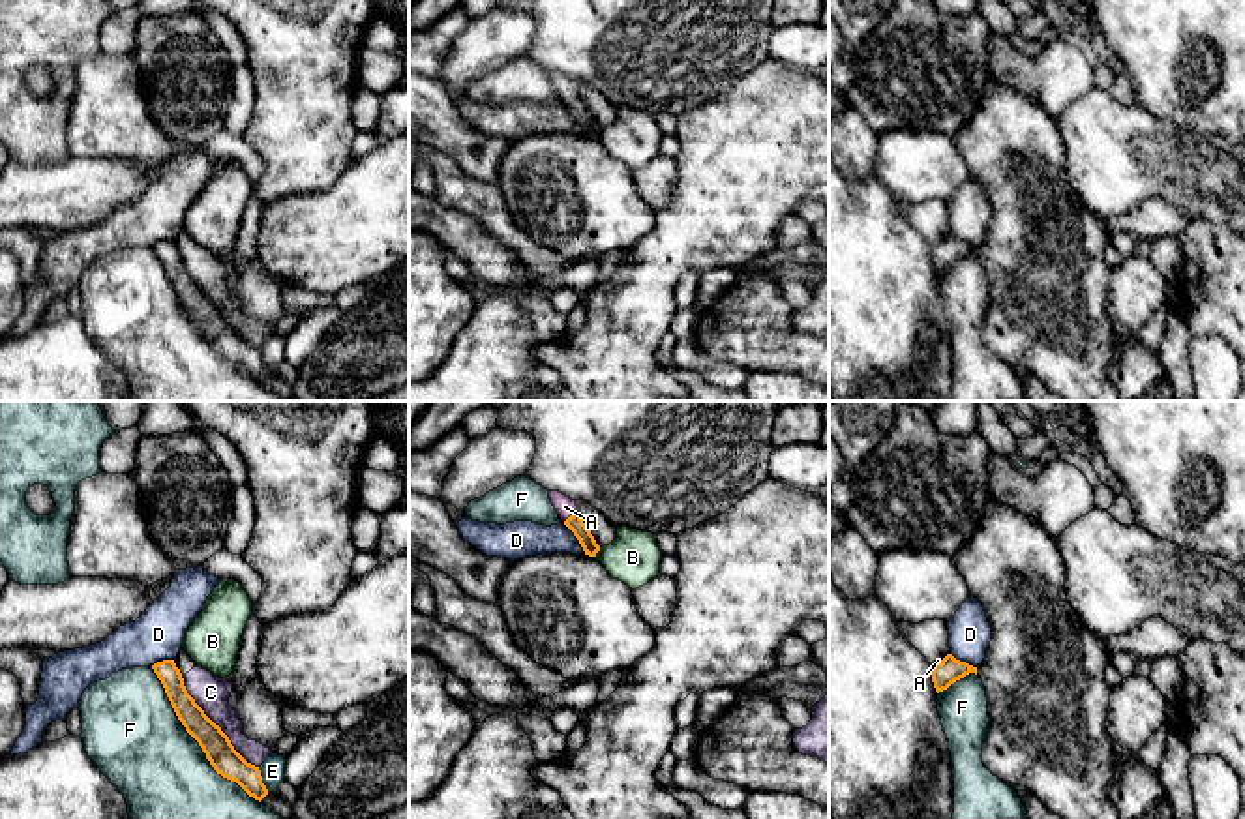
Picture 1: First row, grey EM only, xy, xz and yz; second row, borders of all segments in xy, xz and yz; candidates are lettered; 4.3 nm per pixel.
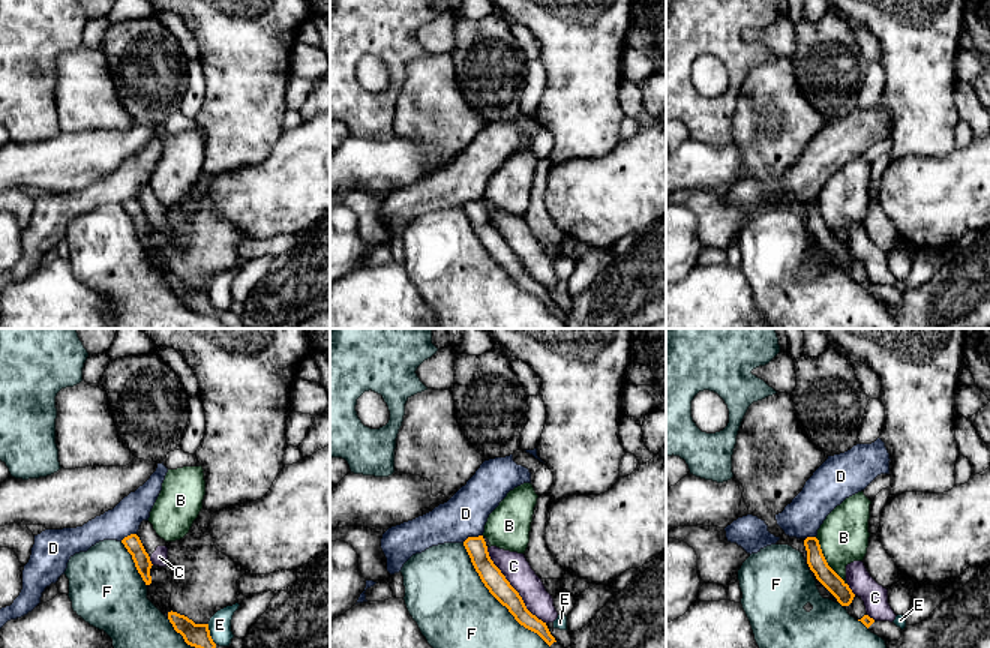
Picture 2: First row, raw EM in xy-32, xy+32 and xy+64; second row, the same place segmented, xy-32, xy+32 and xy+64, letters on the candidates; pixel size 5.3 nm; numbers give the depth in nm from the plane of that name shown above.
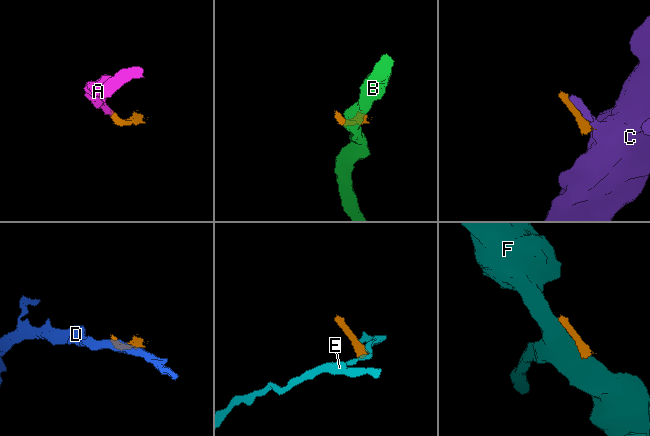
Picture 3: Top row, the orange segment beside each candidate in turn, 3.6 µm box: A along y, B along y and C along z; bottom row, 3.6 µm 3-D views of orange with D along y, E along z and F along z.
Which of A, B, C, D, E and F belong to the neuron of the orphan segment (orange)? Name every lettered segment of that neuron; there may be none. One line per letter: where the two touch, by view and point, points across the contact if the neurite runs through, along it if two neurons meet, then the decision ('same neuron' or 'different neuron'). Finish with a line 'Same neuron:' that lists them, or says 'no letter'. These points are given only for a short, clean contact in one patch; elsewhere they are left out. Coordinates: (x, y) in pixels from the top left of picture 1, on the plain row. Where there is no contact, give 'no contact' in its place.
A: contact xz (570, 96); way xz (574, 104), (570, 96), (565, 87); same neuron
B: contact xz (599, 130); border xz (600, 128), (595, 135); different neuron
C: contact xy (214, 304); border xy (180, 255), (194, 282), (229, 323), (257, 347); different neuron
D: contact xz (576, 117); border xz (563, 104), (585, 134); different neuron
E: contact xy (261, 360); border xy (257, 347), (269, 372); different neuron
F: contact xy (195, 319); different neuron
Same neuron: A

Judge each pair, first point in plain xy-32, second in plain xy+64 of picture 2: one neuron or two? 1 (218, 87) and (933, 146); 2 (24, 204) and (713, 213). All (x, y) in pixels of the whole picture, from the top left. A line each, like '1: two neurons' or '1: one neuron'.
1: one neuron
2: one neuron

